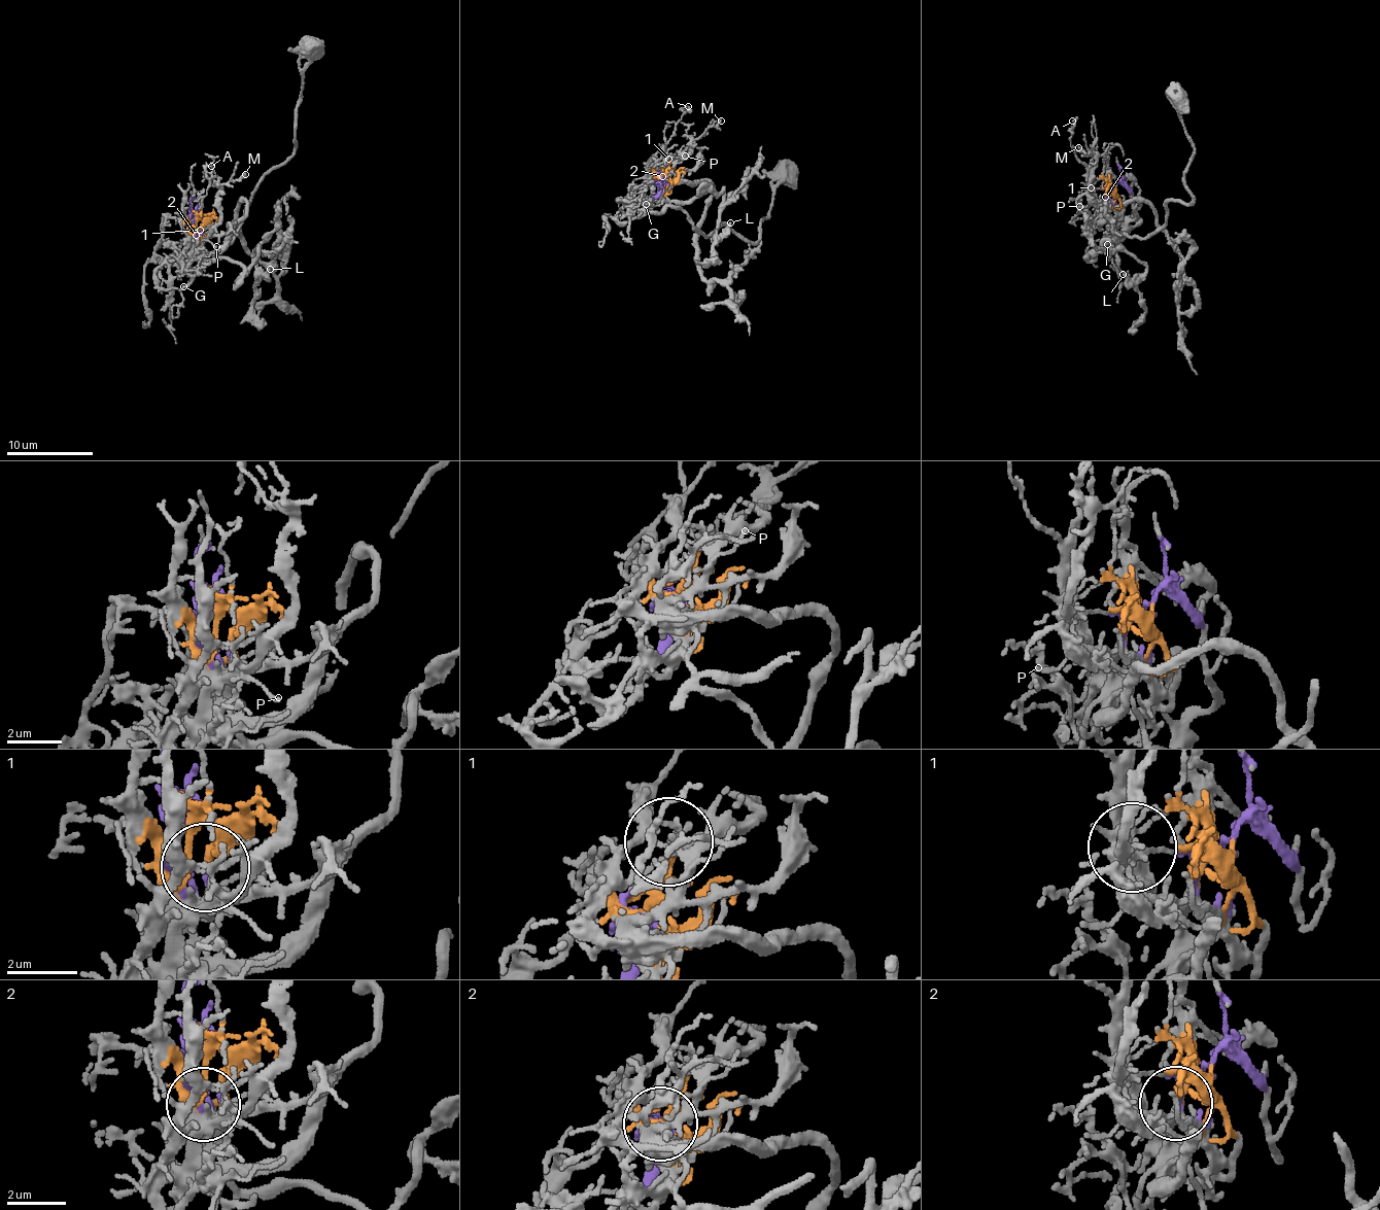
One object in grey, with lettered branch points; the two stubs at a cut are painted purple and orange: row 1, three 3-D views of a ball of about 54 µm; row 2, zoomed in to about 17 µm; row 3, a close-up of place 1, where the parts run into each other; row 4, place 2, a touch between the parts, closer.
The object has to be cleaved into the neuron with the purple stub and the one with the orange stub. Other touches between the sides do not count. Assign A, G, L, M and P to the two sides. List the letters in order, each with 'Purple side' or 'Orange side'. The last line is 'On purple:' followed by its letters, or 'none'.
A: Orange side
G: Purple side
L: Purple side
M: Orange side
P: Orange side
On purple: G, L

